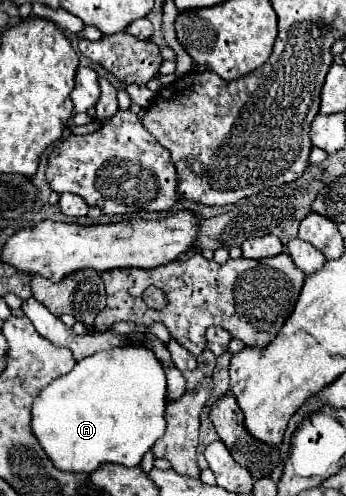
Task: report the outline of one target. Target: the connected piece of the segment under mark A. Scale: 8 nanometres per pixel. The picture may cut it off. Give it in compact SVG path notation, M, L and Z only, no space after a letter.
M126 346L88 356L46 388L40 390L32 404L32 434L40 442L46 456L62 472L92 474L102 464L138 466L142 456L166 430L166 376L156 356L144 346Z

